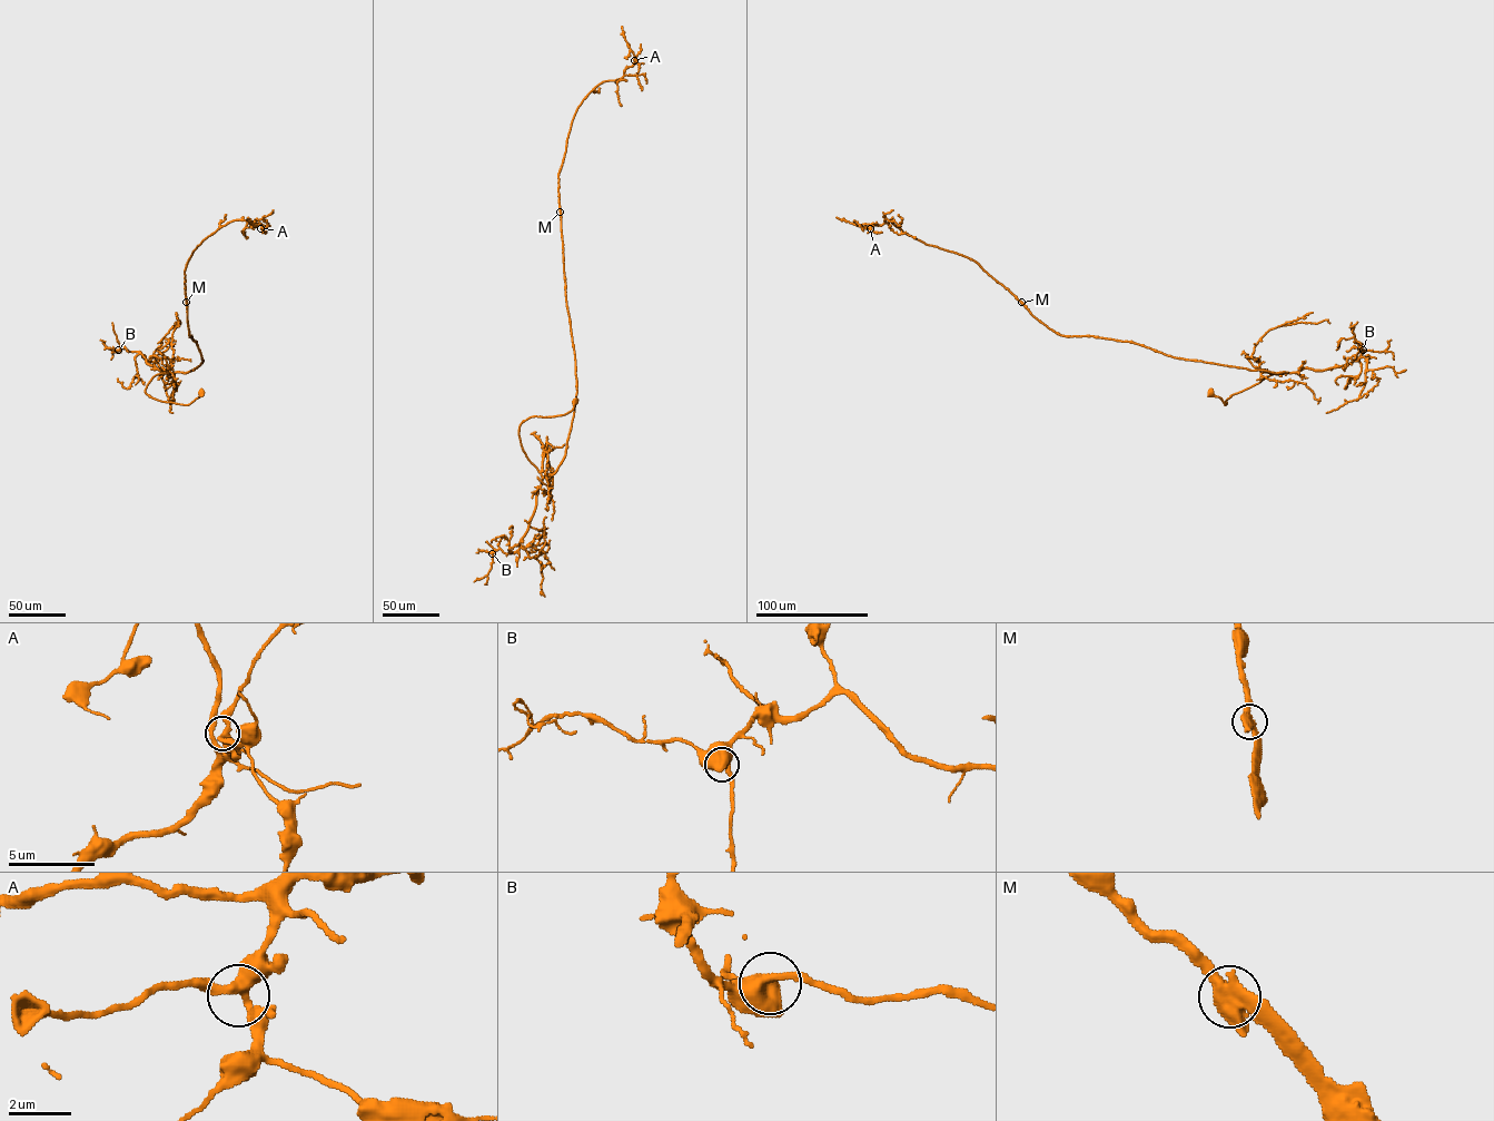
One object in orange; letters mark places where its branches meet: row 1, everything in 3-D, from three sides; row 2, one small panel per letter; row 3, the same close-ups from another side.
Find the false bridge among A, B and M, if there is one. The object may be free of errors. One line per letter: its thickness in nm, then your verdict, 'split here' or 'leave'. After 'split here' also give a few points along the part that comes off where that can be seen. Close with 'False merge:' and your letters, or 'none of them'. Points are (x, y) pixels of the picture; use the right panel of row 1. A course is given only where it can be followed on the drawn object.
A: 360 nm | leave
B: 480 nm | leave
M: 440 nm | split here | (1021, 302), (971, 259), (927, 245), (903, 233), (890, 219), (880, 225), (856, 225), (835, 217)
False merge: M

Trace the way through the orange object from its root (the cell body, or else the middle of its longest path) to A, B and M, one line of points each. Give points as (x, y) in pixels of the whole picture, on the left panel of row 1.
A: (200, 393), (182, 404), (145, 391), (155, 375), (203, 361), (189, 335), (186, 265), (229, 222), (260, 228)
B: (200, 393), (187, 404), (150, 396), (145, 391), (149, 382), (168, 373), (149, 365), (138, 352), (118, 350)
M: (200, 393), (182, 404), (157, 400), (145, 391), (155, 375), (186, 373), (203, 361), (189, 335), (186, 302)

